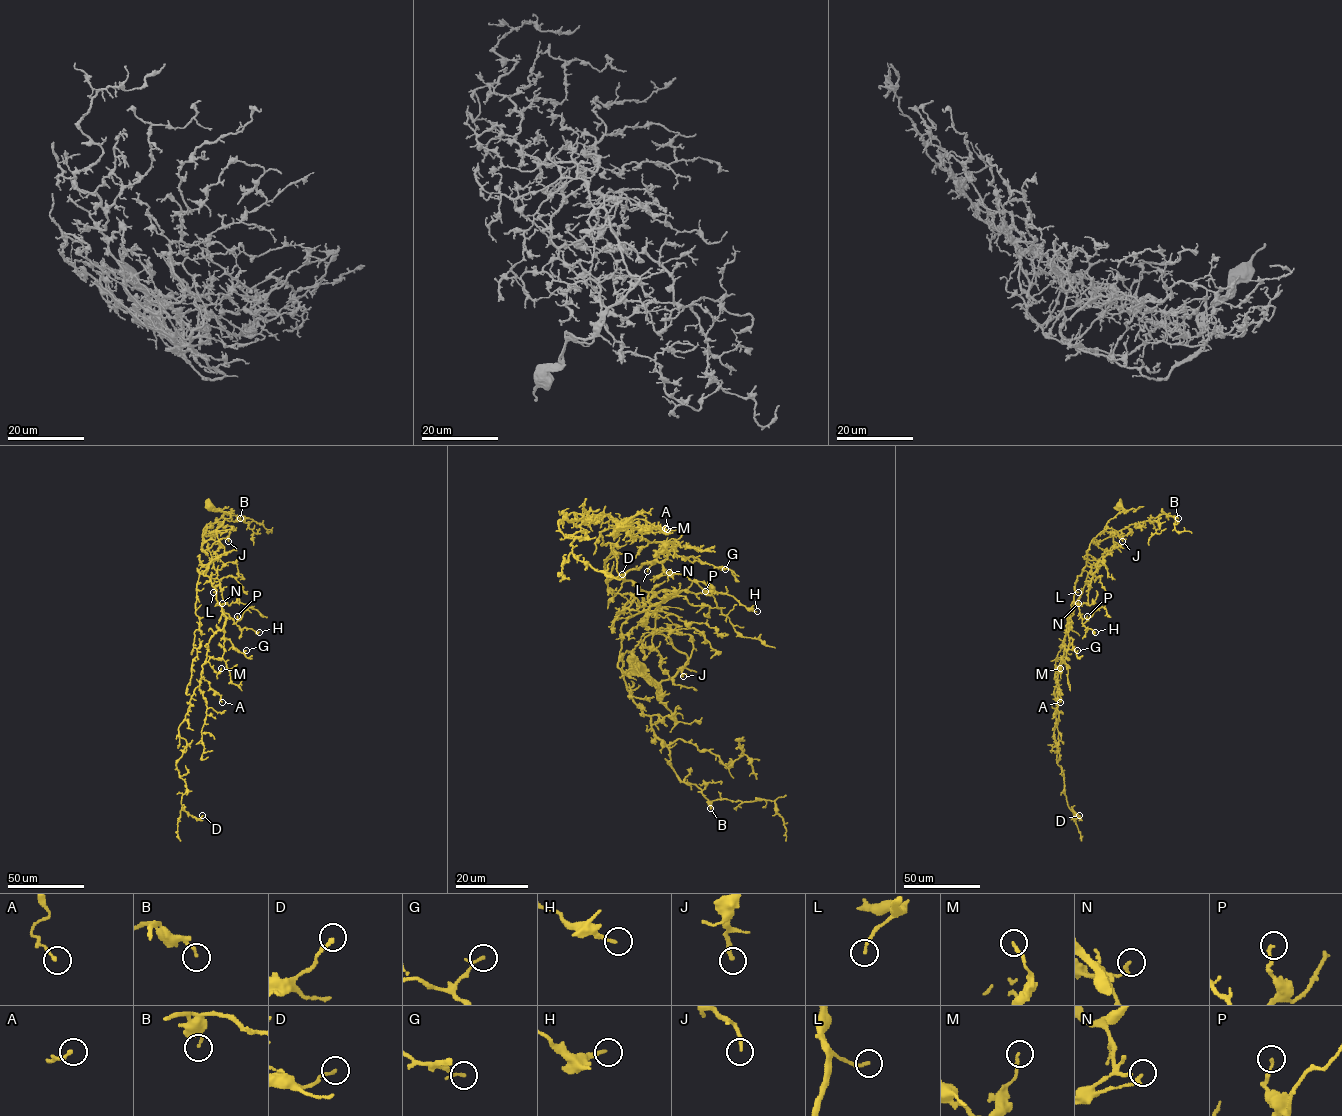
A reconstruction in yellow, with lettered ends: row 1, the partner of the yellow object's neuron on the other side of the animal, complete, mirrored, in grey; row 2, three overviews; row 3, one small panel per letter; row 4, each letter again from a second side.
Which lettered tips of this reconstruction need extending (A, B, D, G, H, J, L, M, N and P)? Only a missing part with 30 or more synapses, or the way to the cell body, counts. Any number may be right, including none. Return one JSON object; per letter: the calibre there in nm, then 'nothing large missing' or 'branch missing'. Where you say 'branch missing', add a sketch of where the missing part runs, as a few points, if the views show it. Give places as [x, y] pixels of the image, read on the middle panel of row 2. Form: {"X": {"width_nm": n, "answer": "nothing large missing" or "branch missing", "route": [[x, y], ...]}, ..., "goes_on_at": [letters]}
{"A": {"width_nm": 130, "answer": "nothing large missing"}, "B": {"width_nm": 140, "answer": "nothing large missing"}, "D": {"width_nm": 190, "answer": "nothing large missing"}, "G": {"width_nm": 160, "answer": "nothing large missing"}, "H": {"width_nm": 180, "answer": "nothing large missing"}, "J": {"width_nm": 200, "answer": "branch missing", "route": [[683, 676], [695, 666], [714, 661], [770, 681], [782, 682], [789, 675], [800, 691], [805, 683]]}, "L": {"width_nm": 170, "answer": "branch missing", "route": [[647, 571], [630, 578], [624, 562], [636, 557], [654, 570], [668, 566], [685, 569], [689, 565]]}, "M": {"width_nm": 140, "answer": "nothing large missing"}, "N": {"width_nm": 160, "answer": "nothing large missing"}, "P": {"width_nm": 150, "answer": "nothing large missing"}, "goes_on_at": ["J", "L"]}

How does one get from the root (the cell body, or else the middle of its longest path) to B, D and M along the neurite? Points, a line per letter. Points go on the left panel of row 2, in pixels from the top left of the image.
B: (209, 507), (227, 512), (230, 517), (217, 529), (217, 541), (203, 541), (207, 524), (225, 513), (240, 518)
D: (209, 507), (230, 515), (203, 574), (226, 620), (176, 764), (182, 809), (202, 815)
M: (209, 507), (230, 515), (216, 530), (224, 552), (203, 574), (226, 618), (207, 653), (221, 668)

